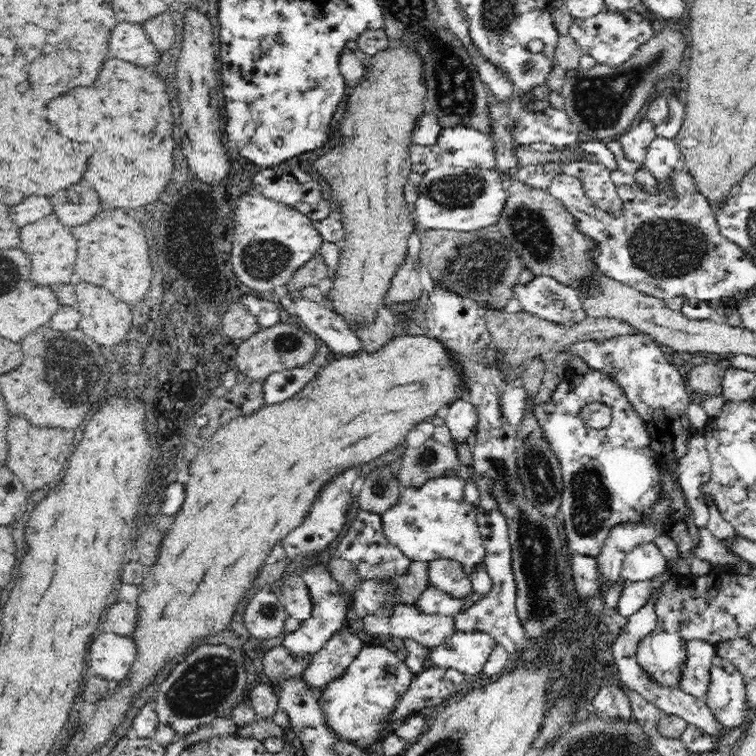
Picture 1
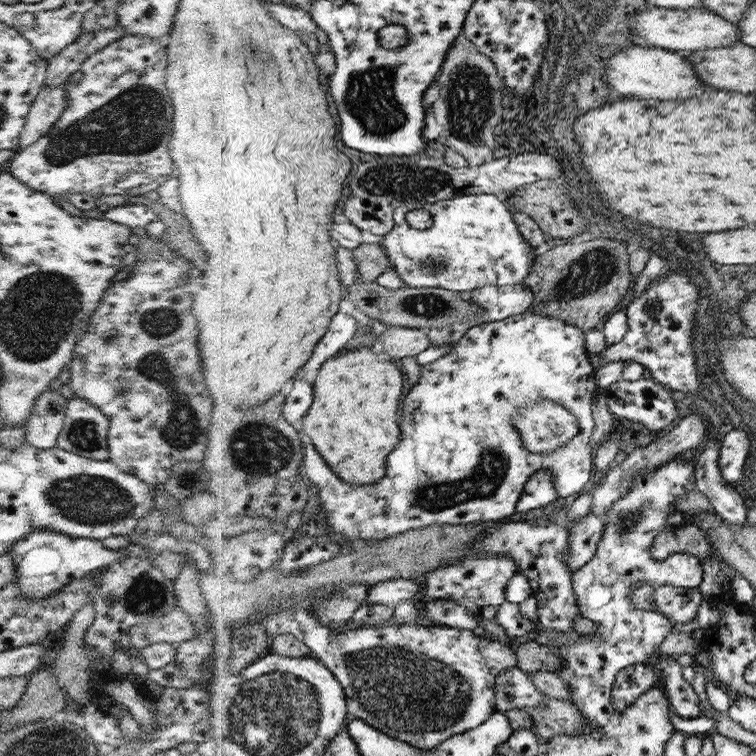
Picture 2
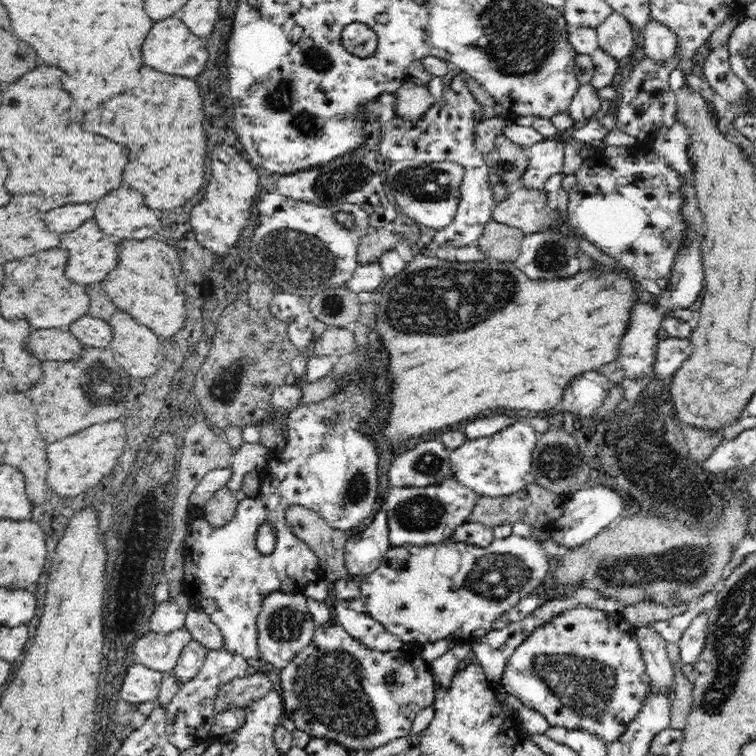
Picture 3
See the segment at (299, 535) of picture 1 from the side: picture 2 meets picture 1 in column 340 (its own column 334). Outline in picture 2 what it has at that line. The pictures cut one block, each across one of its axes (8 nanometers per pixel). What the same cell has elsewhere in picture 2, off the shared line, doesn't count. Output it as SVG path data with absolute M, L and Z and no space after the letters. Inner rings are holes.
M526 311L516 316L510 316L504 320L494 321L489 323L476 324L470 327L464 333L464 338L458 342L457 347L451 350L444 358L427 364L422 367L418 383L414 386L407 396L404 403L404 416L402 416L402 430L404 430L404 440L400 442L400 446L396 448L396 454L392 454L388 458L387 478L376 484L369 485L353 485L346 482L346 479L340 478L324 460L324 456L314 448L314 446L306 445L304 465L302 465L302 476L310 480L310 484L314 486L314 490L318 493L318 498L321 502L322 514L328 518L328 524L332 526L335 532L339 532L348 538L354 544L385 544L391 541L392 538L411 531L412 529L420 529L437 523L452 523L452 524L468 524L479 523L487 520L505 521L510 515L516 513L516 506L523 497L523 491L526 489L526 484L535 474L539 472L550 472L552 479L555 482L557 498L566 498L574 494L578 494L580 490L586 488L589 484L590 476L592 476L592 450L590 450L590 438L594 432L594 418L592 418L592 398L598 394L598 384L594 384L594 368L590 366L588 354L586 354L587 344L584 344L584 332L580 327L565 323L562 319L550 318L544 315L534 314L532 311ZM539 400L551 400L558 405L562 405L568 409L579 420L580 430L579 435L572 438L564 448L558 448L556 452L550 454L540 454L540 452L532 452L524 448L524 443L519 434L516 434L512 428L512 415L517 414L518 408L525 408L533 402Z

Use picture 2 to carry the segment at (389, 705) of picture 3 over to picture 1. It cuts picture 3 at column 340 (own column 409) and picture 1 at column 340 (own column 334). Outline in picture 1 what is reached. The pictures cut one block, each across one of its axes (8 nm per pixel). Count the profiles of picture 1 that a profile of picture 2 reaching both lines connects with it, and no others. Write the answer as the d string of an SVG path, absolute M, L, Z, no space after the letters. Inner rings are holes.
M350 629L337 631L313 656L312 662L302 674L303 678L315 690L320 689L330 678L336 678L336 674L340 674L356 658L363 646L364 642Z

